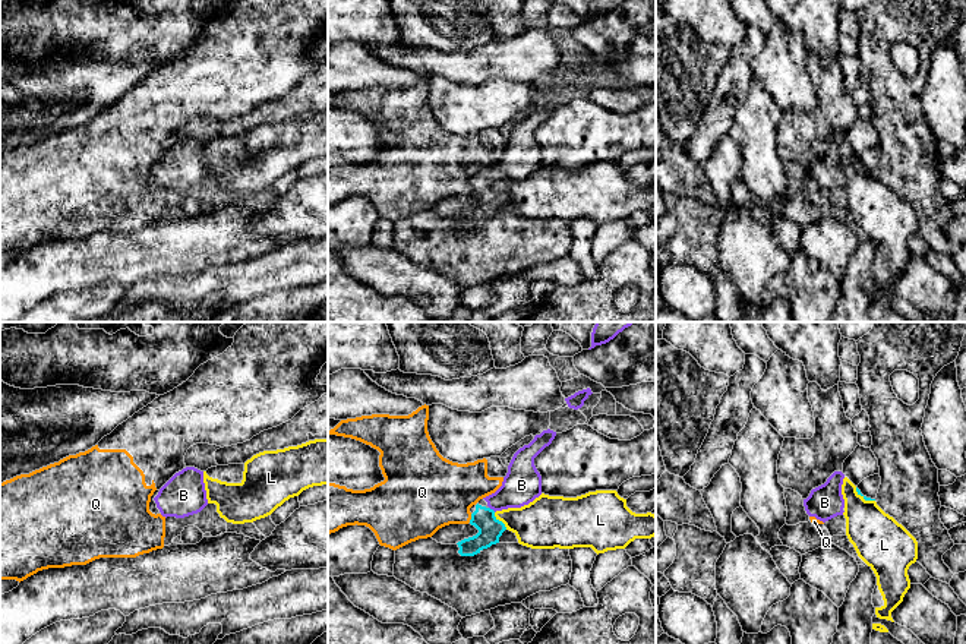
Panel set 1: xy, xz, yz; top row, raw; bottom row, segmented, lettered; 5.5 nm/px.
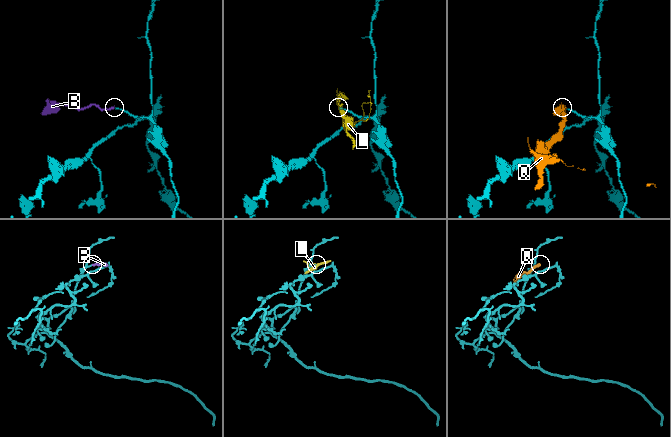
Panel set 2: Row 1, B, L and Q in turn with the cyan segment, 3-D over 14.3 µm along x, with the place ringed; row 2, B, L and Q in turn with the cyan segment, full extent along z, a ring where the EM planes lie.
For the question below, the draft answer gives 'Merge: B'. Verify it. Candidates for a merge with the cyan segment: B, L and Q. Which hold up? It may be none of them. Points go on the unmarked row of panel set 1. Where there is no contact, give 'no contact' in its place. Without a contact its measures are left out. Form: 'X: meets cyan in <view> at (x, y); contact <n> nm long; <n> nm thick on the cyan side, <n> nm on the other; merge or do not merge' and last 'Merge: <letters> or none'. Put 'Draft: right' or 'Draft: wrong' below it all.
B: meets cyan in xz at (492, 182); contact 50 nm long; 130 nm thick on the cyan side, 200 nm on the other; merge
L: meets cyan in xz at (501, 193); contact 120 nm long; 130 nm thick on the cyan side, 280 nm on the other; do not merge
Q: meets cyan in xz at (472, 191); contact 50 nm long; 130 nm thick on the cyan side, 380 nm on the other; do not merge
Merge: B
Draft: right

